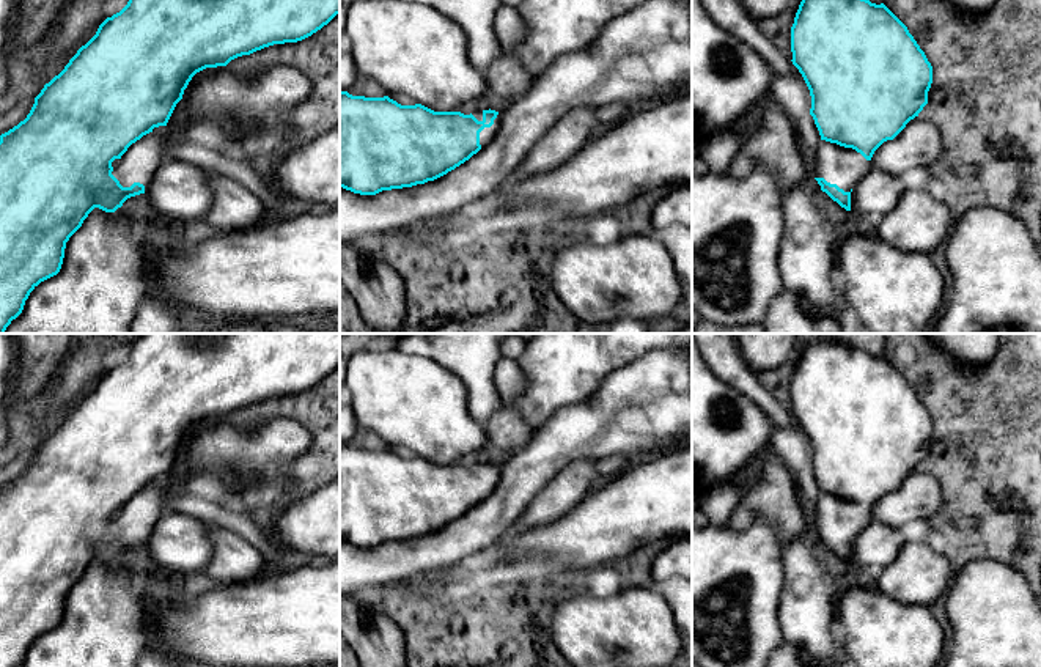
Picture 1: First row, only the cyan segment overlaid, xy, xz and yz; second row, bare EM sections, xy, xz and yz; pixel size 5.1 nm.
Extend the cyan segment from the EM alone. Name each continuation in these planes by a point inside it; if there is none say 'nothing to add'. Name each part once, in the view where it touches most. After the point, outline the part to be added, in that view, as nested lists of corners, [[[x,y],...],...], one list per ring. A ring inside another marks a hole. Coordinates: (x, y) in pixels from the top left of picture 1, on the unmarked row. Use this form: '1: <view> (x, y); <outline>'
1: xy (139, 516); [[[167,478],[165,488],[156,485],[143,488],[127,500],[112,527],[123,540],[131,540],[134,535],[143,536],[146,546],[157,521],[170,511],[168,494],[179,491],[184,485],[184,480]]]

